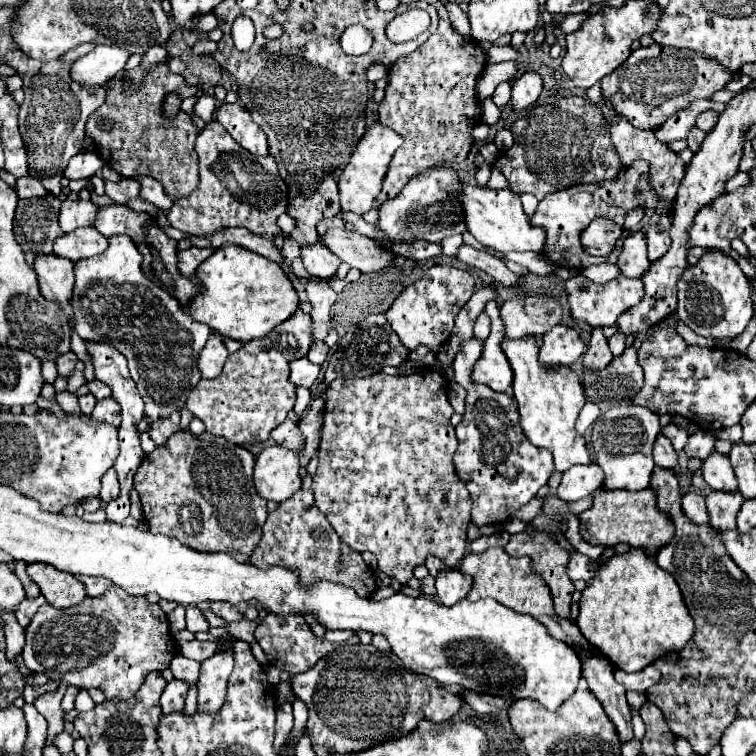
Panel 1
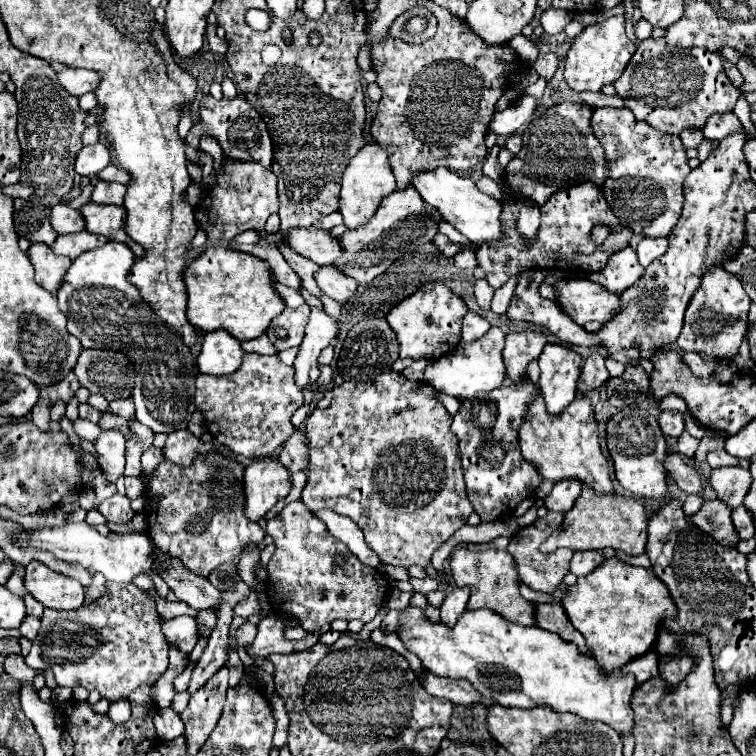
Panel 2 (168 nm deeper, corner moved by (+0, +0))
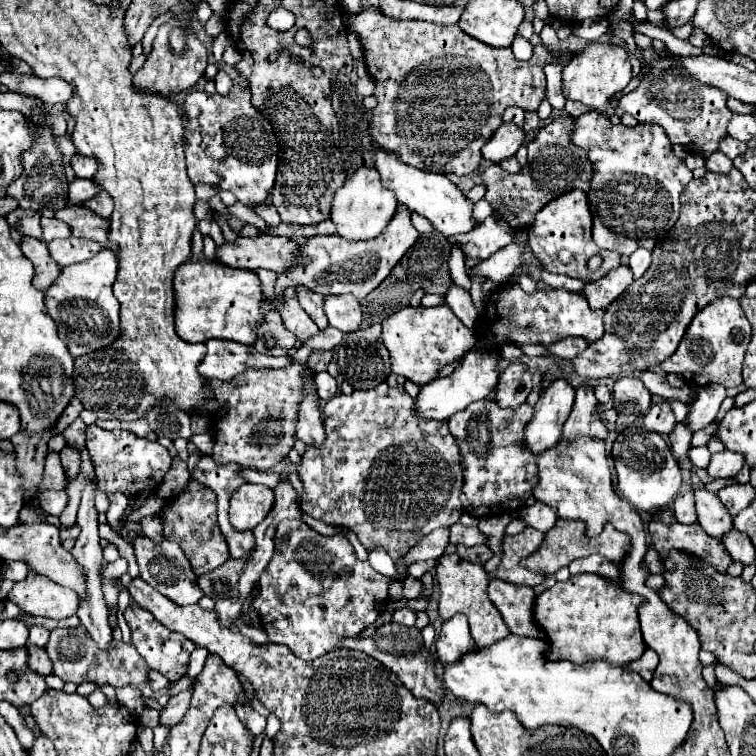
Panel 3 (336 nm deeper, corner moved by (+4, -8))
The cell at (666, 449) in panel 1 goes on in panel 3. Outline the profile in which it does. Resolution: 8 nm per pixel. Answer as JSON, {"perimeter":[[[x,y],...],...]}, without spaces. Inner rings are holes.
{"perimeter":[[[697,489],[695,491],[695,503],[697,503],[697,515],[699,525],[707,531],[707,535],[723,539],[733,529],[733,517],[723,507],[717,495]]]}

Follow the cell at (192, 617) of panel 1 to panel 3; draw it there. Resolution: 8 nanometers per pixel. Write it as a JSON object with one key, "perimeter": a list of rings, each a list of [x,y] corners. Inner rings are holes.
{"perimeter":[[[129,603],[129,607],[125,609],[125,621],[131,627],[131,635],[133,635],[133,645],[139,651],[139,655],[147,661],[147,665],[151,669],[161,671],[171,683],[181,679],[187,673],[187,665],[189,665],[189,655],[195,649],[195,643],[191,643],[187,637],[167,631],[163,625],[157,623],[155,617],[151,617],[149,611],[143,611],[141,607],[137,607],[135,603]]]}

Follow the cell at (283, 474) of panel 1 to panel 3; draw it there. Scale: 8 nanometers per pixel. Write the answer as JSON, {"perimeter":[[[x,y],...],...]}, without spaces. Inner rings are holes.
{"perimeter":[[[245,483],[231,497],[229,521],[237,531],[255,529],[273,507],[273,491],[265,485]]]}

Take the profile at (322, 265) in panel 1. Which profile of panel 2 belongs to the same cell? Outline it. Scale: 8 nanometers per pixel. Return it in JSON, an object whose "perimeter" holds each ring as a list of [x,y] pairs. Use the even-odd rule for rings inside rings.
{"perimeter":[[[333,265],[331,267],[321,267],[315,273],[315,281],[317,281],[319,289],[325,295],[329,295],[329,297],[333,297],[333,299],[337,299],[341,303],[351,299],[355,295],[355,289],[357,289],[357,281],[347,277],[345,273],[335,269]]]}

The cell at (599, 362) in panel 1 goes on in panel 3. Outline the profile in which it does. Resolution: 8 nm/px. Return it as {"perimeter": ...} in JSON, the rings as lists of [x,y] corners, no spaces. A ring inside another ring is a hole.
{"perimeter":[[[581,387],[577,391],[573,411],[563,427],[563,437],[571,441],[577,435],[589,435],[589,437],[597,437],[597,439],[605,441],[607,433],[609,433],[609,429],[599,421],[599,415],[597,415],[597,399],[595,399],[593,389]]]}

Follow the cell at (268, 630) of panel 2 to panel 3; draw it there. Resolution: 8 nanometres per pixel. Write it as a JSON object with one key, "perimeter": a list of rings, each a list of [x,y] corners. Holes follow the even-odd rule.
{"perimeter":[[[385,623],[381,625],[373,635],[369,635],[367,639],[343,639],[340,648],[354,649],[367,653],[369,657],[377,659],[379,663],[383,663],[389,671],[393,671],[401,683],[415,695],[421,699],[427,699],[431,703],[439,703],[443,699],[443,689],[441,689],[441,681],[435,675],[435,661],[431,657],[431,651],[425,649],[423,639],[421,639],[421,631],[417,627],[405,627],[405,625],[397,625],[397,623]]]}

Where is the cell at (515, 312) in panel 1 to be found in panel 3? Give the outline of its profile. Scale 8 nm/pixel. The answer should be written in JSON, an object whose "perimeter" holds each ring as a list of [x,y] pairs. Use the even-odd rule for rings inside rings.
{"perimeter":[[[515,361],[501,375],[495,387],[495,401],[499,407],[519,407],[531,393],[531,373],[529,369]]]}

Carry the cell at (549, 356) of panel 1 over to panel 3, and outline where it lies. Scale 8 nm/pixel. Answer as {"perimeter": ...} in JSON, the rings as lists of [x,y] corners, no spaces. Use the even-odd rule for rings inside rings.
{"perimeter":[[[565,379],[553,381],[551,387],[541,393],[539,401],[535,403],[533,417],[525,427],[525,447],[535,457],[547,449],[557,447],[573,401],[575,389]]]}

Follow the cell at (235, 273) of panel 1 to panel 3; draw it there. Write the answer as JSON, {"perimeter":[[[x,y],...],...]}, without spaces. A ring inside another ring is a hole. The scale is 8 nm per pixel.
{"perimeter":[[[199,259],[183,263],[173,277],[175,291],[175,331],[187,343],[207,339],[227,339],[253,345],[255,331],[263,323],[261,281],[253,271],[223,267],[217,261]]]}

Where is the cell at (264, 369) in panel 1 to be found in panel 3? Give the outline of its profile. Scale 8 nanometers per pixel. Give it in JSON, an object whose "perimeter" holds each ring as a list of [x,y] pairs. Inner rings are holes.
{"perimeter":[[[289,363],[281,369],[251,369],[243,371],[241,375],[233,377],[231,381],[209,381],[209,387],[213,389],[217,401],[221,405],[227,405],[225,415],[217,415],[217,435],[213,441],[213,453],[211,457],[215,463],[243,463],[245,467],[253,467],[259,471],[275,467],[279,461],[287,457],[287,453],[293,449],[295,443],[295,421],[299,413],[299,403],[303,401],[303,371],[307,371],[307,363]]]}

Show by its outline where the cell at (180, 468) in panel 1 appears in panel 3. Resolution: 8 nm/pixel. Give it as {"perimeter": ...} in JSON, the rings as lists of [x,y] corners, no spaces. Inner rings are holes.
{"perimeter":[[[191,481],[187,491],[181,497],[175,497],[169,501],[169,505],[161,511],[161,519],[165,523],[165,539],[179,543],[183,551],[187,553],[191,567],[197,577],[217,569],[223,561],[229,559],[229,547],[223,539],[219,525],[217,525],[217,501],[215,499],[203,499],[203,487],[197,481]]]}

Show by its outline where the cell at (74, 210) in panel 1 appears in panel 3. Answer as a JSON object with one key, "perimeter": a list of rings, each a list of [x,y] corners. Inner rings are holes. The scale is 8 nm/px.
{"perimeter":[[[41,217],[41,227],[43,227],[41,239],[45,243],[49,243],[51,239],[57,239],[57,237],[69,237],[71,235],[71,229],[67,227],[67,223],[57,223],[57,219]]]}

